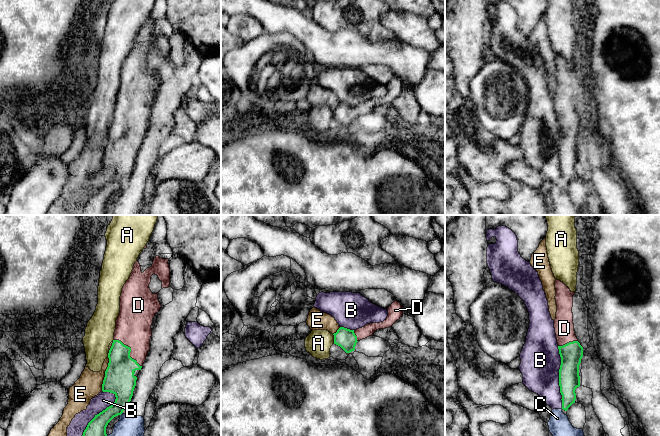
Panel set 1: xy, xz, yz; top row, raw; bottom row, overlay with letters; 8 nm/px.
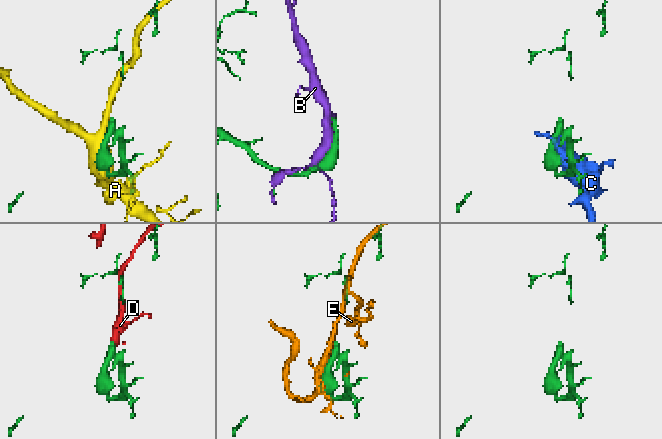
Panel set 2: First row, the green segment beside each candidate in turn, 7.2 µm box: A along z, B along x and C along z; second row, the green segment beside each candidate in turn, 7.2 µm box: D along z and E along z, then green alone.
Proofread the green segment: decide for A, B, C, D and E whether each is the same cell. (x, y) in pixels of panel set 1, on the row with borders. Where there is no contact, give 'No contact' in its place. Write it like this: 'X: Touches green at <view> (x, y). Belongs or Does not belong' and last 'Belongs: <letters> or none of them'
A: Touches green at xz (334, 338). Does not belong
B: Touches green at yz (559, 377). Does not belong
C: Touches green at xy (121, 413). Does not belong
D: Touches green at xy (130, 350). Belongs
E: Touches green at xy (105, 374). Does not belong
Belongs: D

